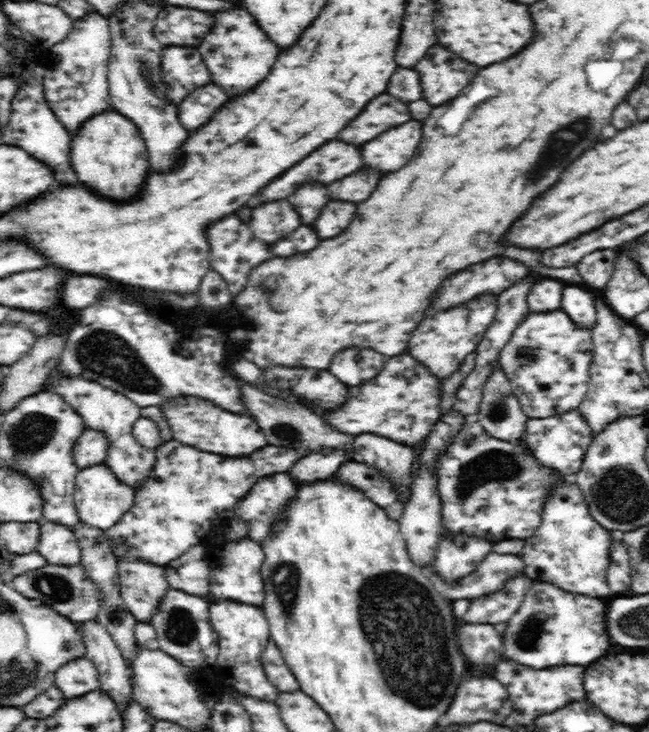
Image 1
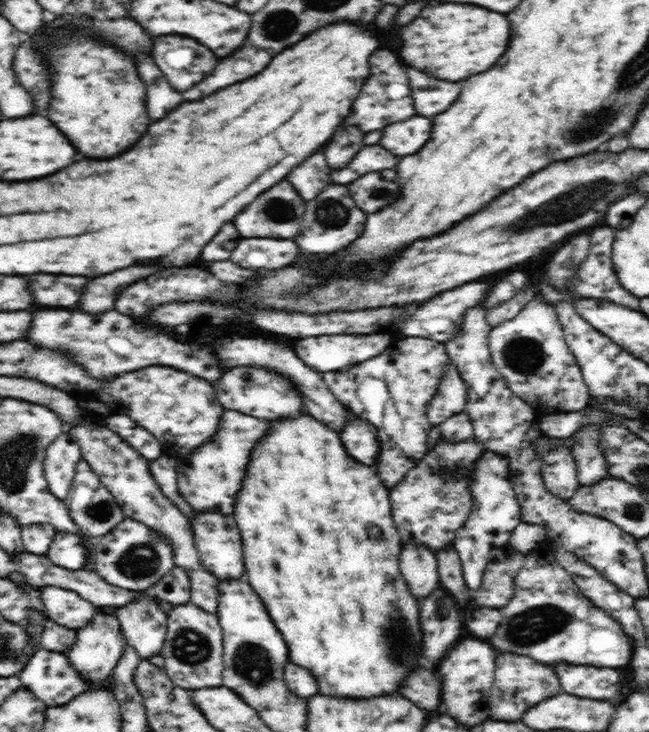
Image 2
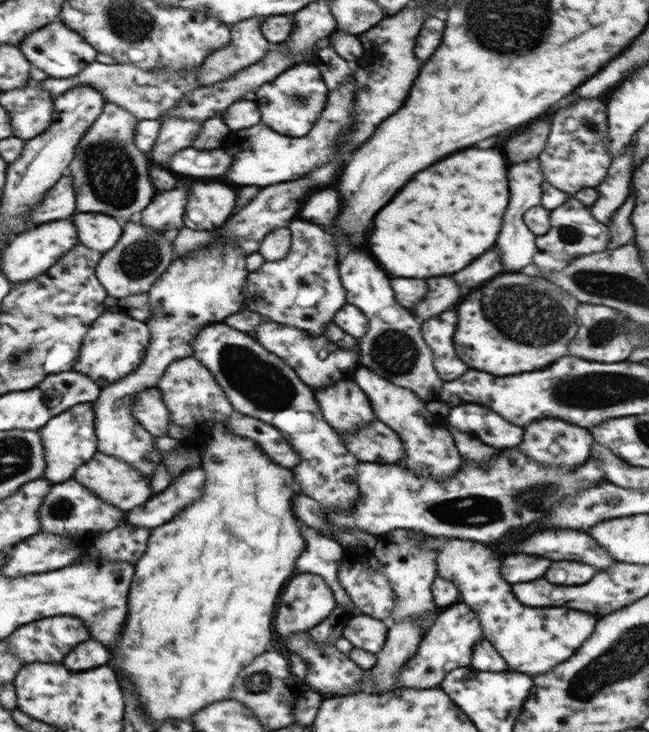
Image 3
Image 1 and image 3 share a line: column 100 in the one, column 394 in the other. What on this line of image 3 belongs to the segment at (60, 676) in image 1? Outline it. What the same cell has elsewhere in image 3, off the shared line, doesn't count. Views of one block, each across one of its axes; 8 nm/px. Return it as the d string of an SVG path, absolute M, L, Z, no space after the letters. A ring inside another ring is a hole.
M459 601L441 609L438 618L422 638L416 655L401 670L394 688L439 689L448 672L471 665L471 651L483 637L477 614L467 604Z

